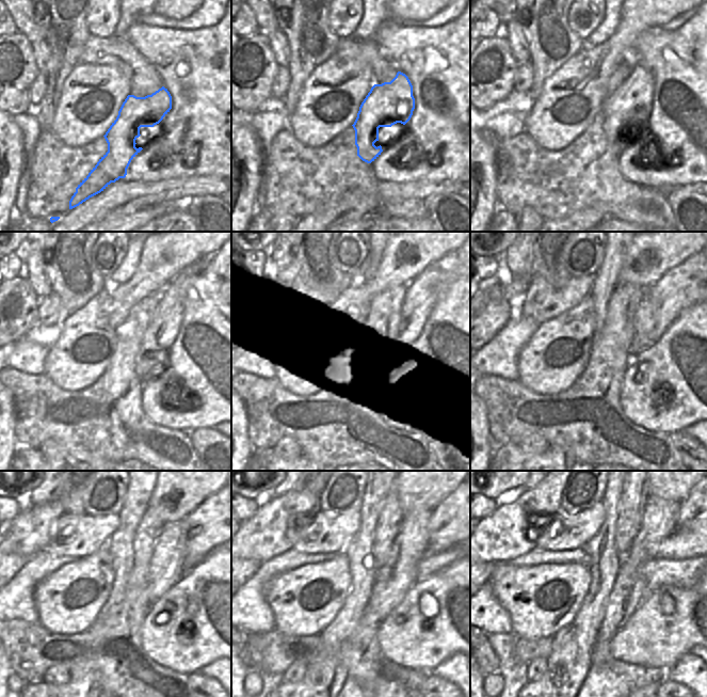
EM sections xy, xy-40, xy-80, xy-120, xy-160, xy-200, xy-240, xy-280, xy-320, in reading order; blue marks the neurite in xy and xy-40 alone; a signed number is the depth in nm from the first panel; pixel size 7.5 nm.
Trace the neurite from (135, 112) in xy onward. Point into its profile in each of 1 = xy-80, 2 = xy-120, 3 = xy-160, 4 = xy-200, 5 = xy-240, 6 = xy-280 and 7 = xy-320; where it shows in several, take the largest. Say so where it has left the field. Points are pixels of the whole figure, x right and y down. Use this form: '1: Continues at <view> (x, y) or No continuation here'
1: Continues at xy-80 (630, 103)
2: Continues at xy-120 (160, 334)
3: Continues at xy-160 (422, 292)
4: Continues at xy-200 (687, 284)
5: Continues at xy-240 (209, 525)
6: Continues at xy-280 (448, 526)
7: Continues at xy-320 (687, 518).

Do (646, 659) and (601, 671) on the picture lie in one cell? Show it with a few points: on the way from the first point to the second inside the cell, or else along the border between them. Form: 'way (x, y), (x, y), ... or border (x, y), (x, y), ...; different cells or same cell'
border (614, 659), (655, 667); different cells

